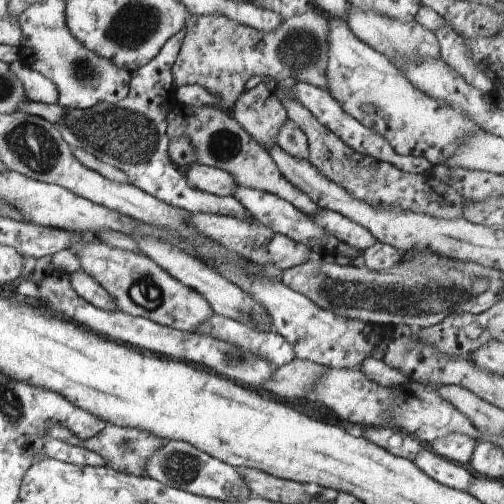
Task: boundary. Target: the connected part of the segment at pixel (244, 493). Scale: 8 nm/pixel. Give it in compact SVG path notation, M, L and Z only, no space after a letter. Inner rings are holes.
M169 441L148 458L144 464L144 477L158 480L172 488L179 488L225 503L246 502L252 496L244 473L184 441Z

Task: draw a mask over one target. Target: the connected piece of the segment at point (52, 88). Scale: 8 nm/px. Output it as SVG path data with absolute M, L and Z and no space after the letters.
M20 60L10 63L10 72L14 72L24 88L28 101L54 104L58 103L59 94L56 85L40 72L24 66Z

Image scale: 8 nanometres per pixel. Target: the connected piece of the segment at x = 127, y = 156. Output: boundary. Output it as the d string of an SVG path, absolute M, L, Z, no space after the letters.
M182 28L182 32L164 43L150 62L130 72L128 96L124 100L114 104L98 102L96 106L87 109L65 108L64 116L55 125L56 130L71 149L86 150L98 160L120 169L128 176L131 185L166 204L189 213L212 213L252 222L253 217L236 197L214 196L191 187L184 173L177 168L168 154L167 107L173 106L177 100L171 68L178 58L185 34L186 30Z

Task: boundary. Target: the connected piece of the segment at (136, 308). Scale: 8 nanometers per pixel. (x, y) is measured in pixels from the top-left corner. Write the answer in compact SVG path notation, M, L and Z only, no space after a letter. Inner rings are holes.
M73 232L71 234L68 247L78 254L81 269L108 291L108 294L116 300L120 311L150 319L152 322L182 332L194 332L200 324L214 316L214 310L204 296L200 296L196 290L188 286L183 286L180 280L170 276L148 255L134 254L90 239L80 240L78 234Z

